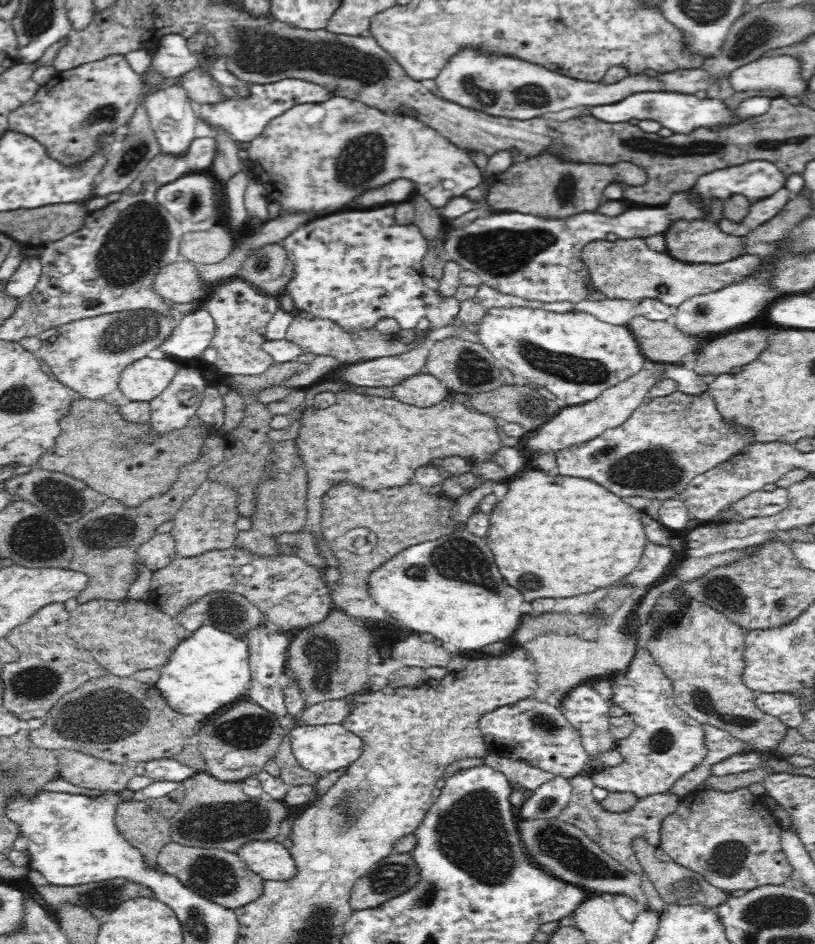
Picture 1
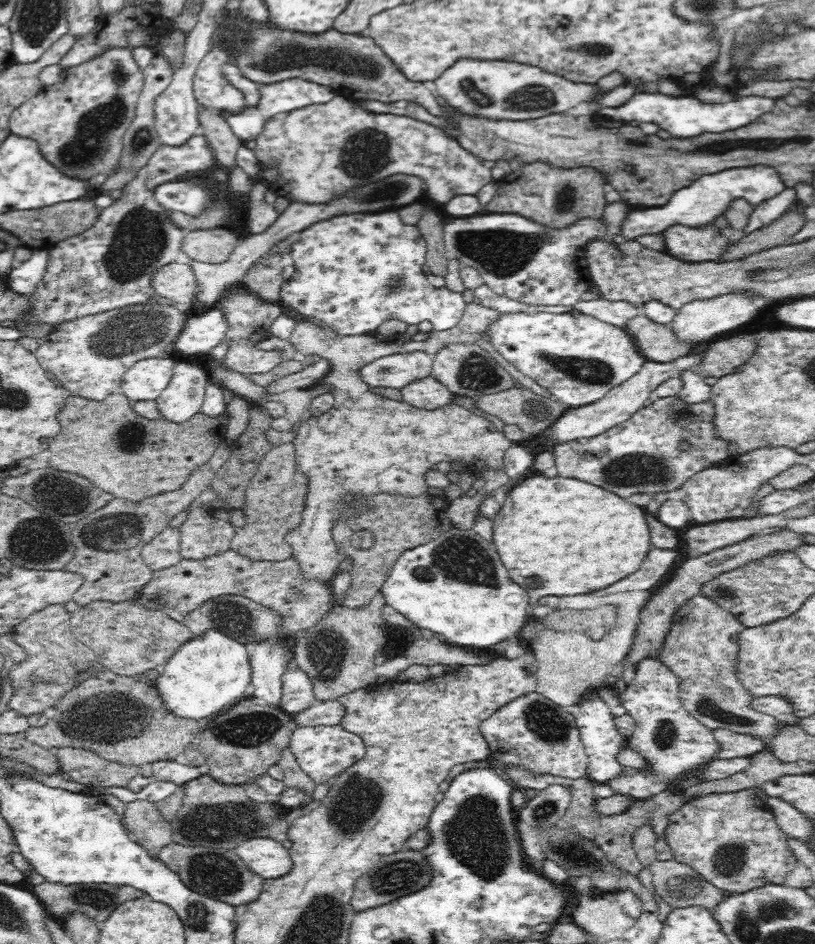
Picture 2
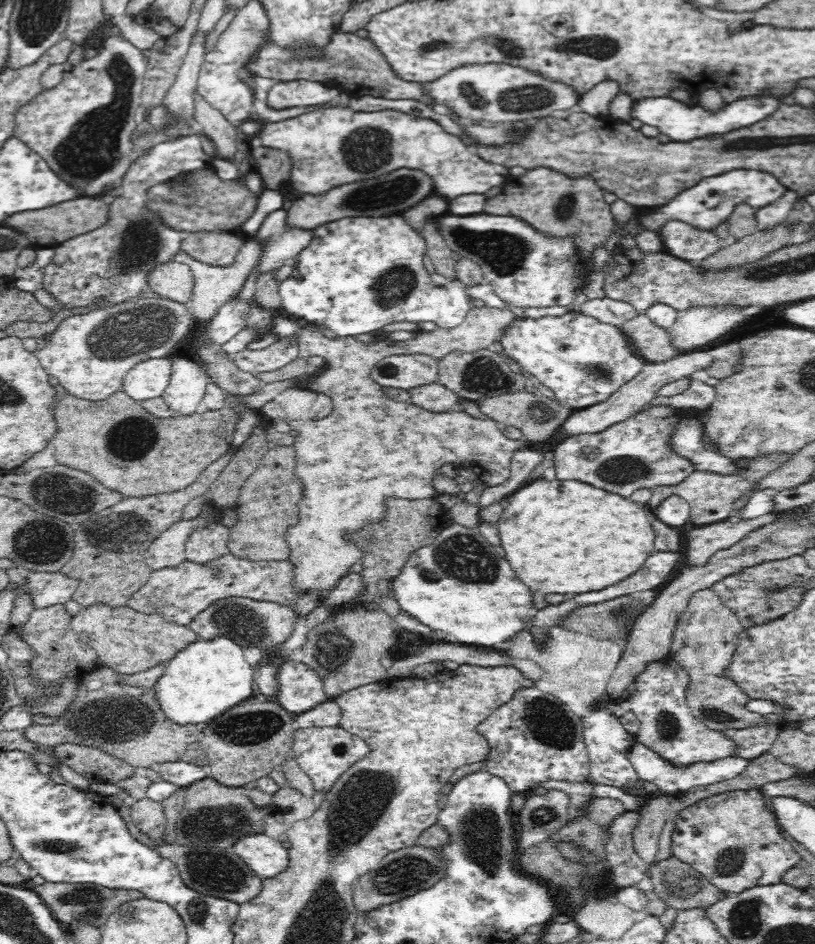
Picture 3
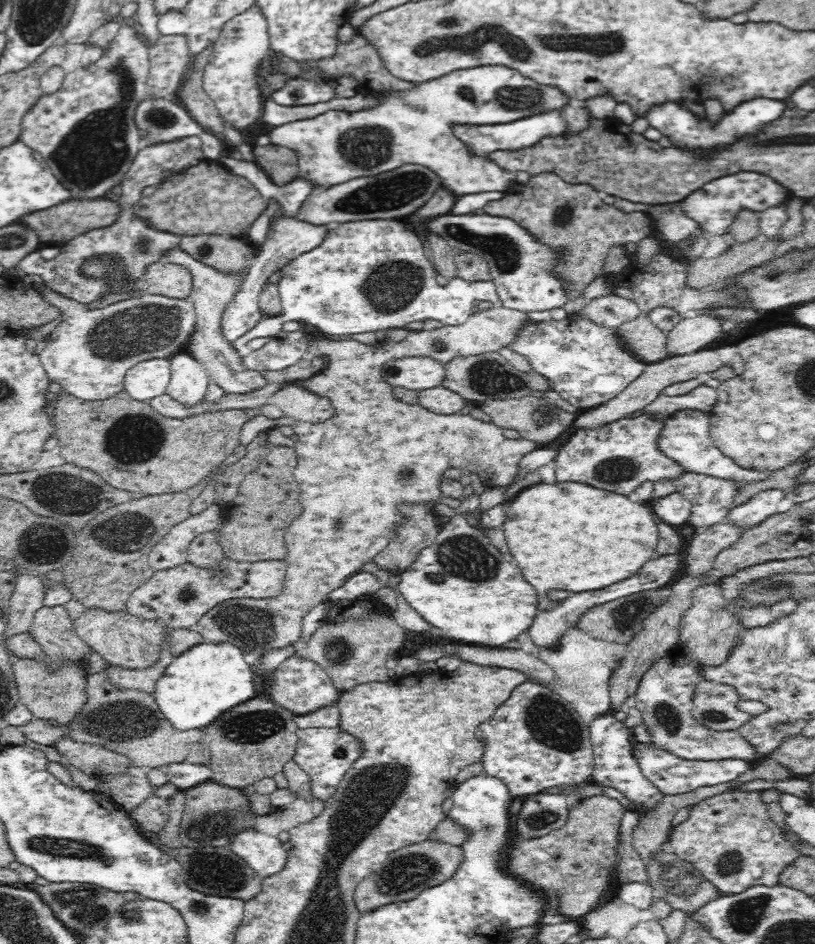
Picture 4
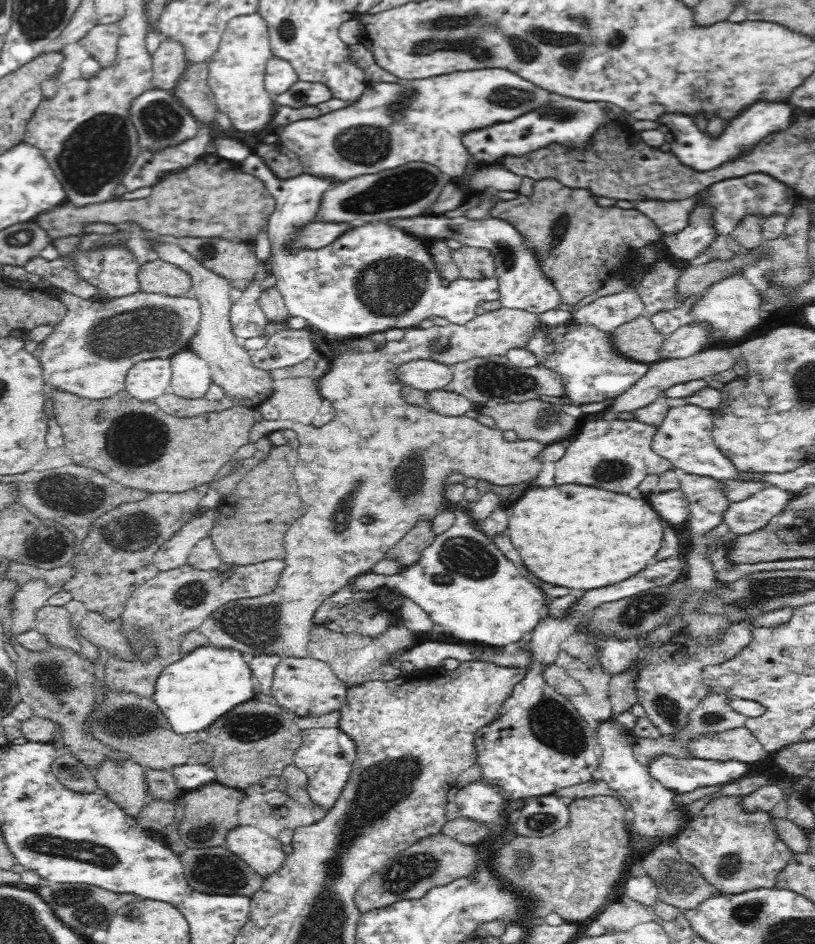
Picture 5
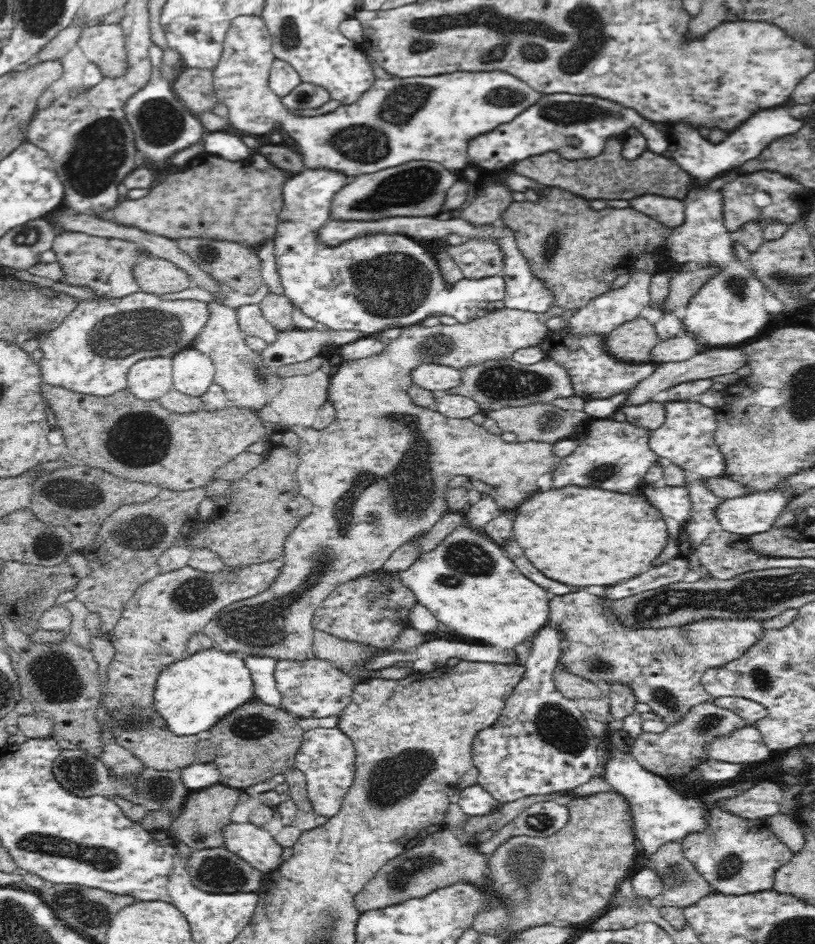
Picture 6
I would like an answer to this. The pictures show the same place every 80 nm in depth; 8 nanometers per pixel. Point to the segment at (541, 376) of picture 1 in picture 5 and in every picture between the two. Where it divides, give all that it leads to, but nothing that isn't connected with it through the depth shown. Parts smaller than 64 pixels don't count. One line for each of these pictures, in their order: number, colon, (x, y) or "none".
2: (577, 358)
3: (581, 360)
4: (585, 364)
5: (591, 371)

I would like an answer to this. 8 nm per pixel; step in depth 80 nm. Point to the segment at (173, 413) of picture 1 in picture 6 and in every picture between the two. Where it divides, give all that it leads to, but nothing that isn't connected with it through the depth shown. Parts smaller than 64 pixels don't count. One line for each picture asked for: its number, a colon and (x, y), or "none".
2: (183, 397)
3: (189, 380)
4: (189, 381)
5: (190, 375)
6: (193, 372)

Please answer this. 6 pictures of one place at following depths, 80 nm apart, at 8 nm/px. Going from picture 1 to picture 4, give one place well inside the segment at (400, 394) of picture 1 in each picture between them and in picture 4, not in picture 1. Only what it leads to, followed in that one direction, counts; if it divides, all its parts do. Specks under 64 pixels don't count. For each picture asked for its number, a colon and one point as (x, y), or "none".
2: (427, 393)
3: (434, 396)
4: (440, 400)

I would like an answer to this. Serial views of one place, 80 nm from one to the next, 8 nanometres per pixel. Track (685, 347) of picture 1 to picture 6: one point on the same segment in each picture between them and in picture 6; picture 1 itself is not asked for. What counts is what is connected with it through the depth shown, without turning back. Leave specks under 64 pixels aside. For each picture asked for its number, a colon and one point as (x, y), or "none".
2: (656, 342)
3: (652, 341)
4: (644, 340)
5: (639, 339)
6: (634, 341)

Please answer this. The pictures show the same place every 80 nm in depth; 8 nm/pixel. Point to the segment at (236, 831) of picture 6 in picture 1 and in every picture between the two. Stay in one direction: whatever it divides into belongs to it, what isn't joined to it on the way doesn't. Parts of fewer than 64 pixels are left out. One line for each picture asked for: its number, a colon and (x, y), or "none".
1: (270, 859)
2: (268, 858)
3: (267, 857)
4: (265, 854)
5: (264, 854)

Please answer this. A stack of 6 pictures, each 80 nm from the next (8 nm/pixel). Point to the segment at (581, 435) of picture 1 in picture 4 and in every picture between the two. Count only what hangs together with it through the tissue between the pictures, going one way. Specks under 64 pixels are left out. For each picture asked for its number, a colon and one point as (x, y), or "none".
2: (619, 404)
3: (635, 395)
4: (637, 395)

